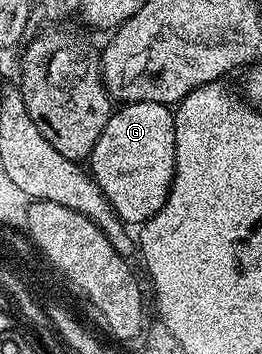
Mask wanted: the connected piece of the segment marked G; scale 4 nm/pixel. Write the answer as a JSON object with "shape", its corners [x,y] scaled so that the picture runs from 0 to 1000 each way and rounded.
{"shape":[[[481,288],[431,308],[374,407],[359,407],[344,489],[462,624],[531,644],[618,599],[672,483],[672,328],[660,302],[599,288]]]}

